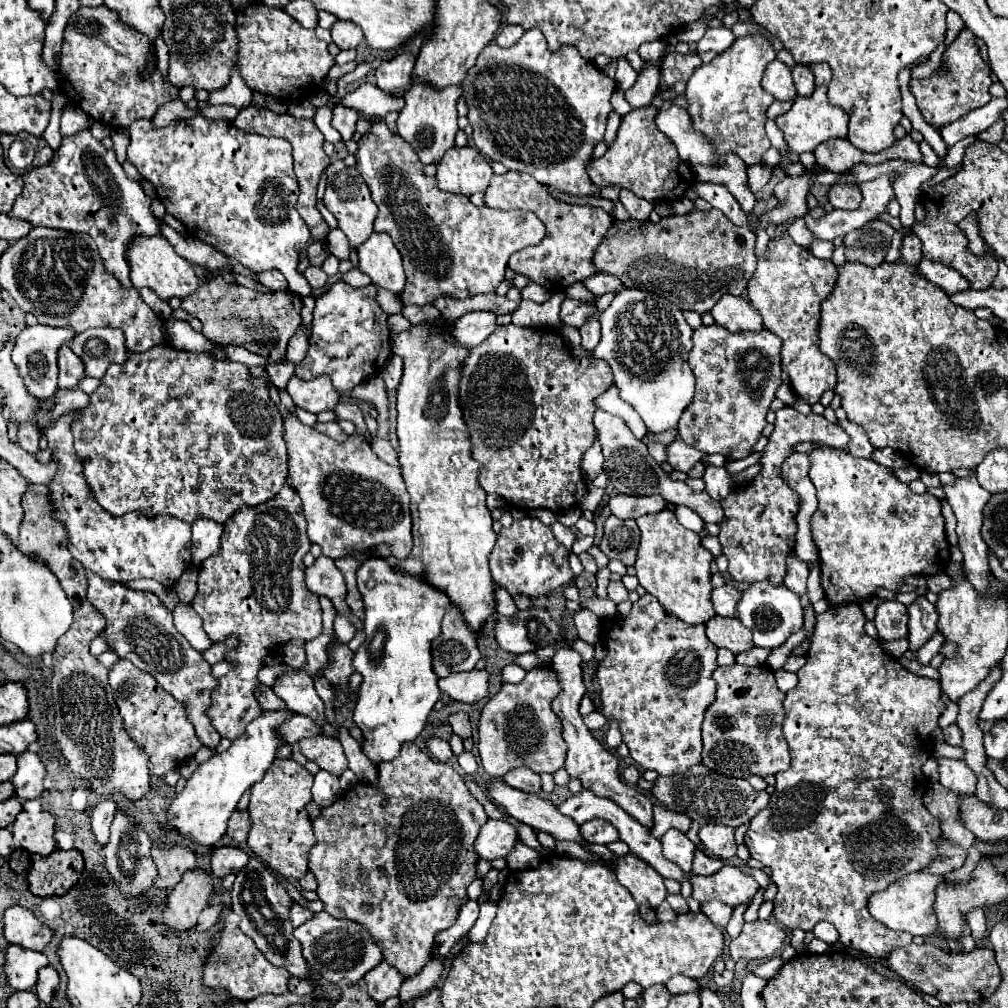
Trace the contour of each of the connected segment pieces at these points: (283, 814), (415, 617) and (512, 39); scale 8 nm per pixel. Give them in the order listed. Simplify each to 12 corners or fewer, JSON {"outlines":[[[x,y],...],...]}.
{"outlines":[[[276,758],[250,788],[254,856],[286,878],[316,844],[312,774]],[[382,556],[358,568],[354,722],[378,764],[440,698],[450,598]],[[504,26],[496,44],[514,46],[524,34],[524,28]]]}

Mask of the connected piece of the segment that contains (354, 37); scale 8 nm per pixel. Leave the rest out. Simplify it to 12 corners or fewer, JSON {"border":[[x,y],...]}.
{"border":[[350,20],[330,28],[338,48],[358,48],[364,34]]}

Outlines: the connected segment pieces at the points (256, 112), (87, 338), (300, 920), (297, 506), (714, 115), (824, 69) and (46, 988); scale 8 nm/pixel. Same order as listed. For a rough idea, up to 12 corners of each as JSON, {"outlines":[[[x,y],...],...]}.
{"outlines":[[[246,106],[234,126],[292,144],[298,212],[312,238],[328,224],[316,208],[320,172],[330,164],[312,120]],[[120,328],[86,330],[70,348],[86,374],[104,378],[128,358]],[[298,902],[290,906],[290,920],[294,928],[314,916]],[[284,484],[224,524],[190,606],[240,638],[208,716],[236,740],[262,658],[322,634],[302,500]],[[764,34],[736,38],[686,86],[694,128],[720,164],[758,164],[776,58]],[[810,64],[816,86],[828,86],[832,70],[828,64]],[[52,966],[38,972],[36,996],[50,1004],[60,984]]]}

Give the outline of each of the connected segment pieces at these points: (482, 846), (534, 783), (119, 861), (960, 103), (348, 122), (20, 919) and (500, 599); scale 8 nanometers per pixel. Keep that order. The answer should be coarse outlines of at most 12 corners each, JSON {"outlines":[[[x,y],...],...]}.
{"outlines":[[[488,820],[474,848],[480,858],[506,858],[518,828]],[[516,768],[504,782],[522,792],[540,792],[540,776]],[[120,808],[104,846],[124,894],[140,896],[158,868],[142,824]],[[964,28],[942,62],[948,76],[912,80],[928,124],[984,106],[990,66]],[[336,104],[332,126],[348,142],[356,130],[358,112]],[[12,906],[4,912],[10,944],[44,950],[54,930],[32,910]],[[496,586],[498,614],[512,616],[516,604],[504,588]]]}

